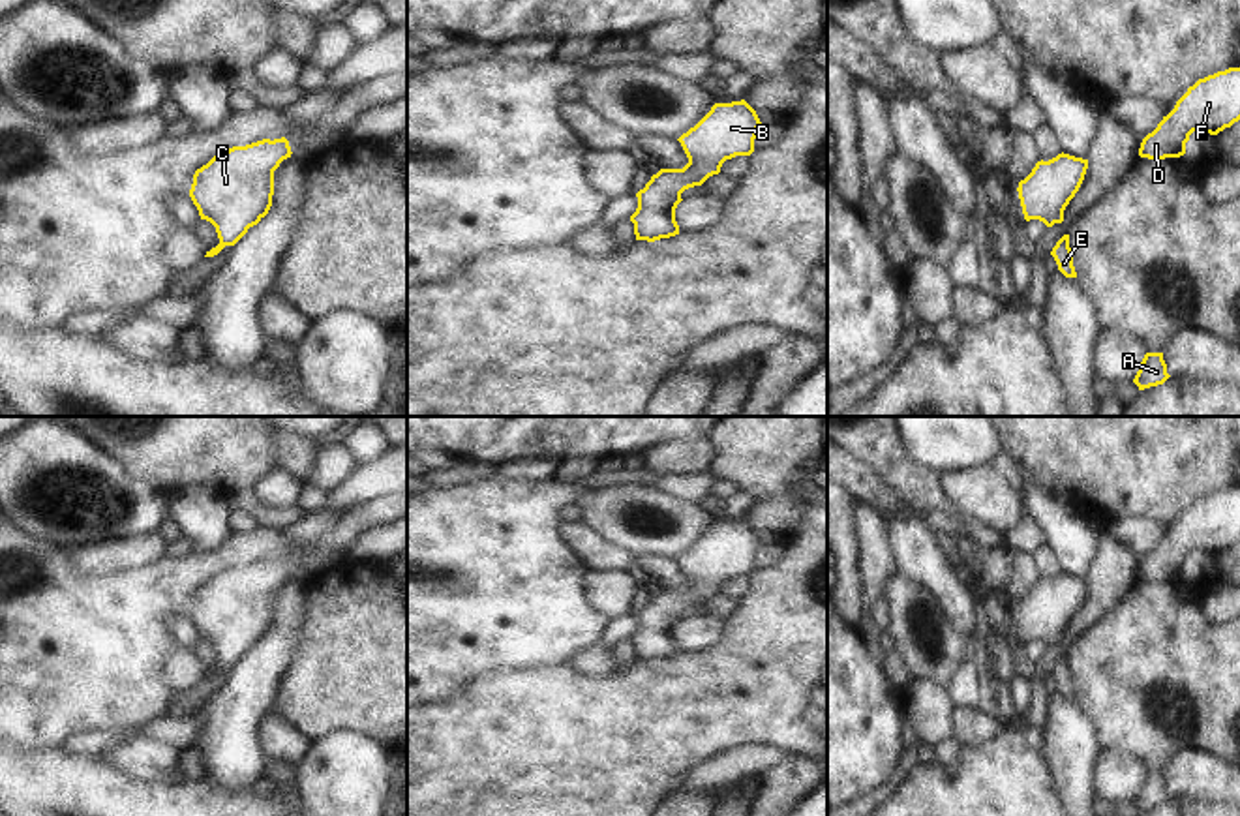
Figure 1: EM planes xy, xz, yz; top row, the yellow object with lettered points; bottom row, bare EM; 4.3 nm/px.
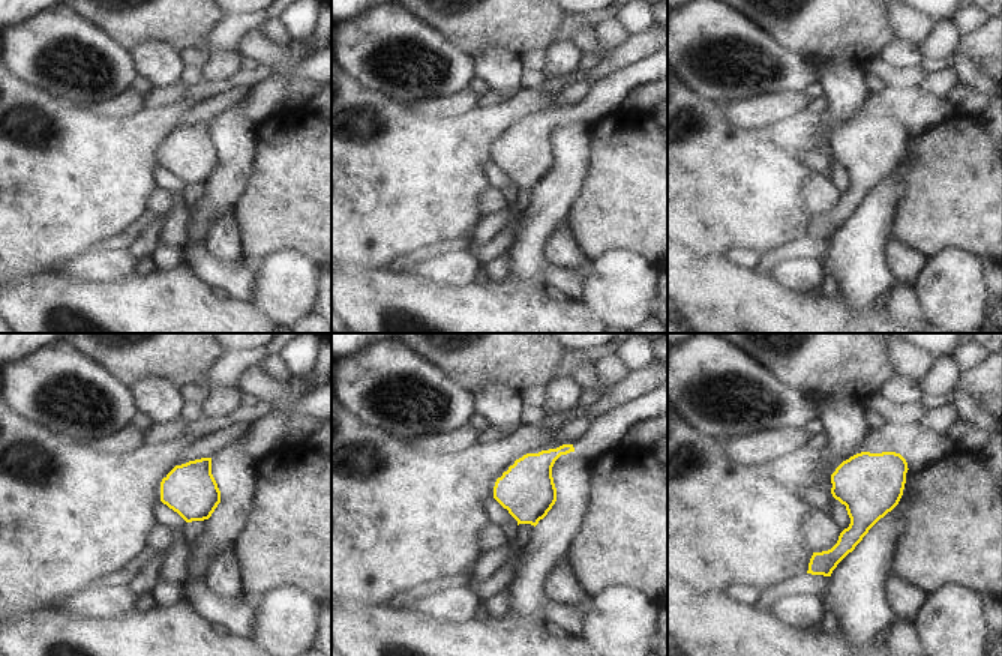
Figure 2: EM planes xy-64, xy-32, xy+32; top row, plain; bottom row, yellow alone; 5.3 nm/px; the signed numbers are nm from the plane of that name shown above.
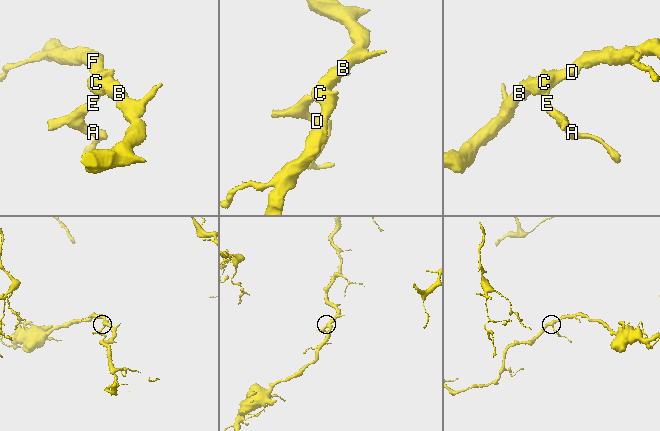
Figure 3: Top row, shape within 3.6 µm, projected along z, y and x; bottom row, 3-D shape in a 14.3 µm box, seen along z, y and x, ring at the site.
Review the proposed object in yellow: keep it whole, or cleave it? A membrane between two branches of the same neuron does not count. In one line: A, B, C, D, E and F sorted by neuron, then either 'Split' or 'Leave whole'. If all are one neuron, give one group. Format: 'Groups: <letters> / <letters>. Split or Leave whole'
Groups: A B C D E F. Leave whole

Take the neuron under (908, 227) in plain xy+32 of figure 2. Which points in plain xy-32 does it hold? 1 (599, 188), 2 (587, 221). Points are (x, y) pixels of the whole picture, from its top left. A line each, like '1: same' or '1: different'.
1: same
2: same

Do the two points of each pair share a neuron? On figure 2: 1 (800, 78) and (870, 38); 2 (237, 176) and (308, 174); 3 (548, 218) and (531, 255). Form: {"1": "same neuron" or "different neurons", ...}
{"1": "different neurons", "2": "different neurons", "3": "same neuron"}

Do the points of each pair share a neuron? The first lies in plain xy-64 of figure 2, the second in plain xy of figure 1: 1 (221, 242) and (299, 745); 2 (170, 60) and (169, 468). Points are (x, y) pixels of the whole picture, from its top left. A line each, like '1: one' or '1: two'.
1: one
2: two

